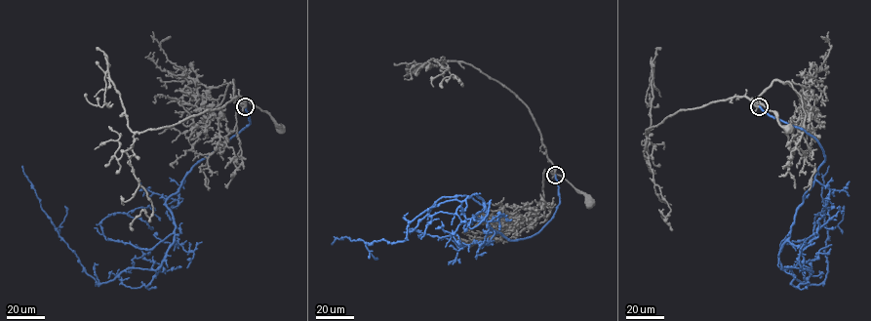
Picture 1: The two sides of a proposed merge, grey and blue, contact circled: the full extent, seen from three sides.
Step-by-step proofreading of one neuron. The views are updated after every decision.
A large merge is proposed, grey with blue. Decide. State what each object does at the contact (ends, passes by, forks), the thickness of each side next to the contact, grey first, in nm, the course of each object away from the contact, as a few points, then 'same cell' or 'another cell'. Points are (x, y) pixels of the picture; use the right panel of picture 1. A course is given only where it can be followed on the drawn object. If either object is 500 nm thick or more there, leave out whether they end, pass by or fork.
grey forks | blue ends | 200/320 nm | grey via (760, 106), (754, 104), (755, 99), (773, 112), (781, 126), (788, 127) | blue via (760, 106), (822, 149), (779, 253), (781, 267), (809, 284), (827, 272), (821, 195), (829, 166) | another cell

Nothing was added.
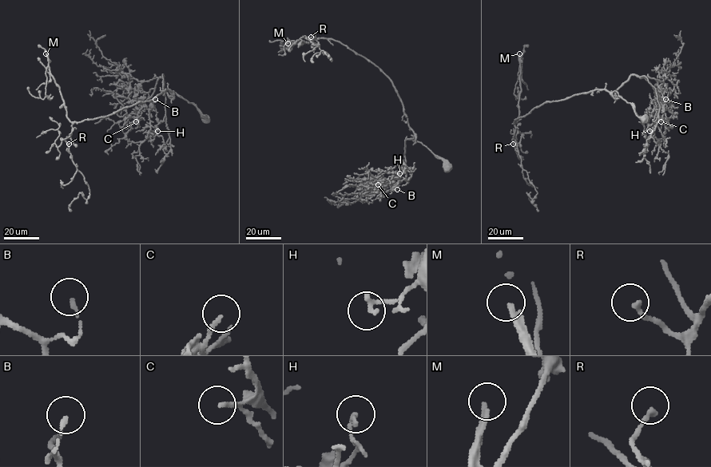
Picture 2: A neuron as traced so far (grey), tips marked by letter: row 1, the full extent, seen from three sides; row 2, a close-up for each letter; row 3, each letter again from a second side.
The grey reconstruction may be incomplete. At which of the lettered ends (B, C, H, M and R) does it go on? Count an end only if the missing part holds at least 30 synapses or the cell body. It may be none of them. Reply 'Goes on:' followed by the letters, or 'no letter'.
Goes on: M

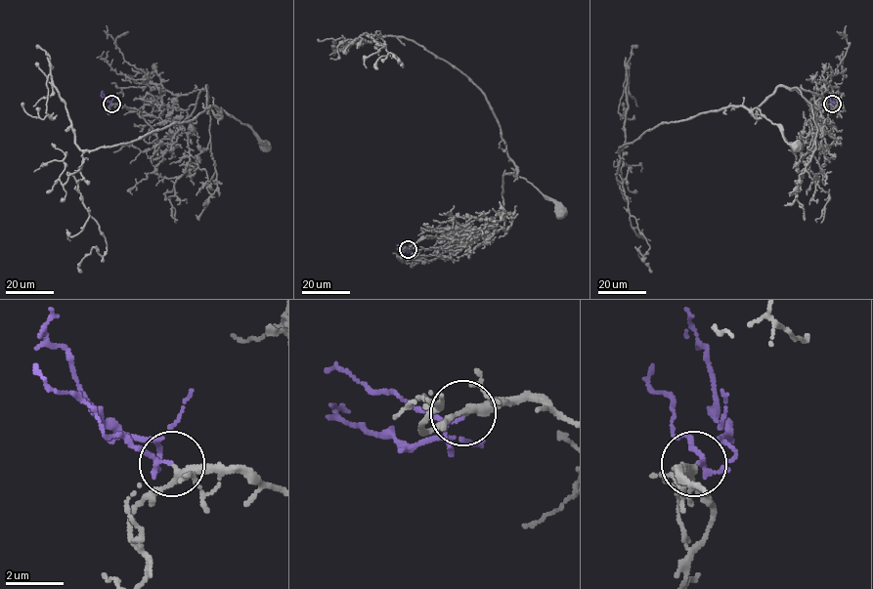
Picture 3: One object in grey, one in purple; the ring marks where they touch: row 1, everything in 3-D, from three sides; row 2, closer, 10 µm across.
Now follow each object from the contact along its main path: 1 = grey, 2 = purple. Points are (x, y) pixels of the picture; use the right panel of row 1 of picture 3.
1: (832, 104), (832, 111), (817, 108), (778, 86), (756, 115), (752, 110), (796, 144)
2: (832, 104), (835, 103), (831, 91)

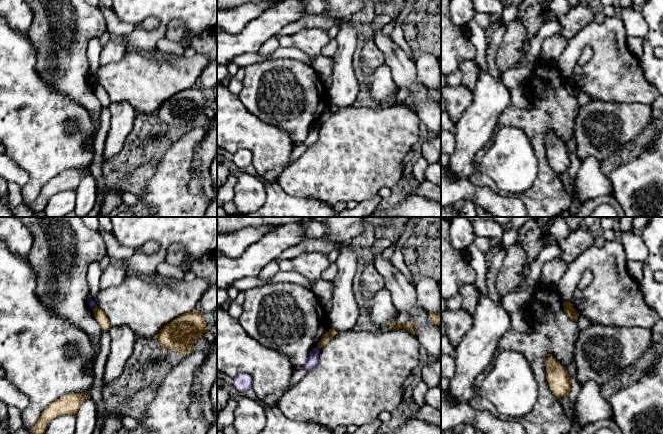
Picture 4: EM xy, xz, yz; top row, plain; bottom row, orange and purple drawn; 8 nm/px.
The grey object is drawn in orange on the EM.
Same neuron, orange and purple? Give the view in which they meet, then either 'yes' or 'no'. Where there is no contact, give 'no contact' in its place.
xy | no

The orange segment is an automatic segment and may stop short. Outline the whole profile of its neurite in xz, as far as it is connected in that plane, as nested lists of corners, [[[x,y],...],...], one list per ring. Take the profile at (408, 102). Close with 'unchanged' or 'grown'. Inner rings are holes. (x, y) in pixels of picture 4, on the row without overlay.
[[[395,96],[390,102],[389,102],[389,106],[399,106],[399,105],[404,105],[404,106],[408,106],[409,108],[411,108],[413,111],[415,111],[414,105],[412,100],[407,97],[404,101],[400,102],[397,99],[397,96]]]; unchanged

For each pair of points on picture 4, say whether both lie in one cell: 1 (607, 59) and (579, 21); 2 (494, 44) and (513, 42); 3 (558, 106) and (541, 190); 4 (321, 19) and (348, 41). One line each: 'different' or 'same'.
1: different
2: different
3: same
4: different

